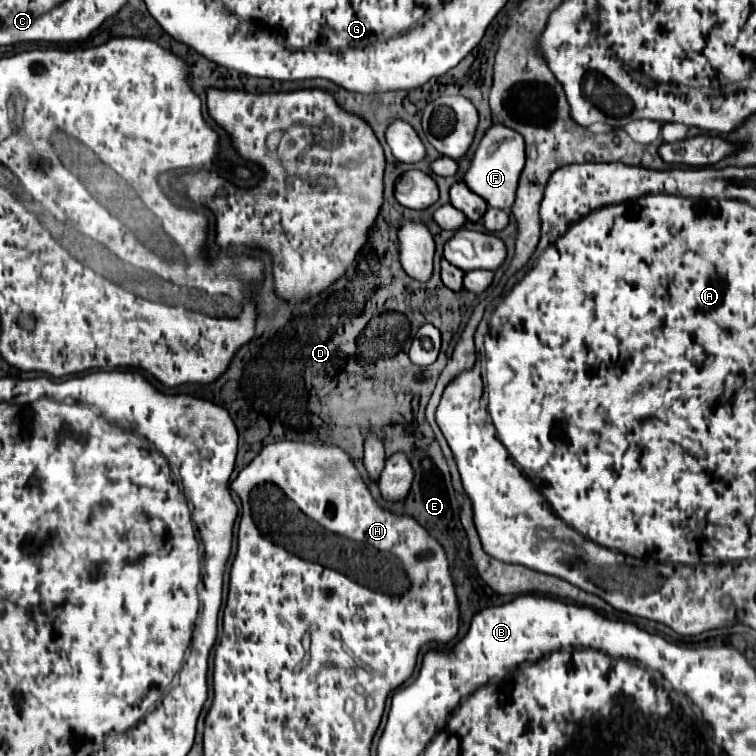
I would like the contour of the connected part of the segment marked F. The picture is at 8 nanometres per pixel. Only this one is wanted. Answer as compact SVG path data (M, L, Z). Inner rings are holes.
M492 124L484 132L484 136L482 136L472 160L470 160L470 166L464 174L464 184L474 194L484 198L492 208L508 210L514 202L516 184L518 184L522 168L524 168L524 138L508 126Z

